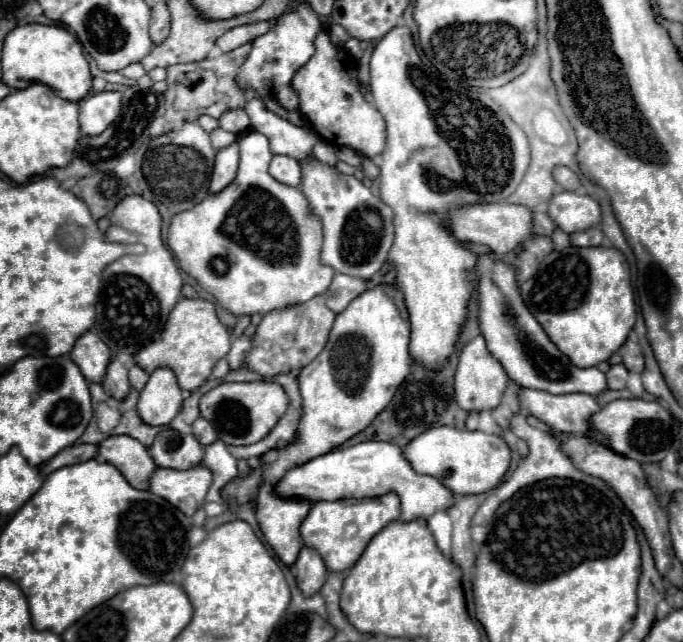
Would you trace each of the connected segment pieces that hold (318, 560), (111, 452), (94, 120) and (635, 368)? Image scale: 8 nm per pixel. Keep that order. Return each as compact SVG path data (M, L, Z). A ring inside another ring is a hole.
M309 546L301 548L299 558L295 562L295 570L297 570L297 584L305 596L319 592L319 588L325 584L327 568L321 554L315 548Z
M111 436L101 442L97 460L115 464L115 468L119 468L123 476L127 476L127 482L139 490L149 488L149 478L157 470L149 450L131 436Z
M103 90L103 92L83 98L79 102L81 130L89 136L103 132L103 128L107 128L107 124L111 124L115 116L119 114L121 98L123 94L113 92L113 90Z
M627 340L621 348L619 348L619 354L623 358L623 364L627 366L629 372L641 372L645 362L643 362L643 354L641 354L641 348L637 342L633 340Z

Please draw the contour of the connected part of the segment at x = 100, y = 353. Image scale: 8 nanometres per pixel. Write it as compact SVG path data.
M85 332L69 354L71 360L81 368L81 374L89 382L101 382L107 374L107 364L111 360L111 350L95 332Z

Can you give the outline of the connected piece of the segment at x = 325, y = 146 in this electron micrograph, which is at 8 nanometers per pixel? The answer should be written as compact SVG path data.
M318 140L313 148L313 153L319 160L327 162L330 166L336 166L337 158L335 154L335 148L324 140Z

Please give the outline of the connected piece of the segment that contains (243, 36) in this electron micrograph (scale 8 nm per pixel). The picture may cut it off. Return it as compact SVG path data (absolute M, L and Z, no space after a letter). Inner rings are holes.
M273 18L273 20L265 20L265 22L255 22L255 24L245 24L245 26L231 28L229 32L225 32L225 34L217 40L217 46L219 46L223 52L235 50L235 48L239 48L241 44L253 42L257 36L265 34L267 30L271 30L273 24L275 24L275 18Z

